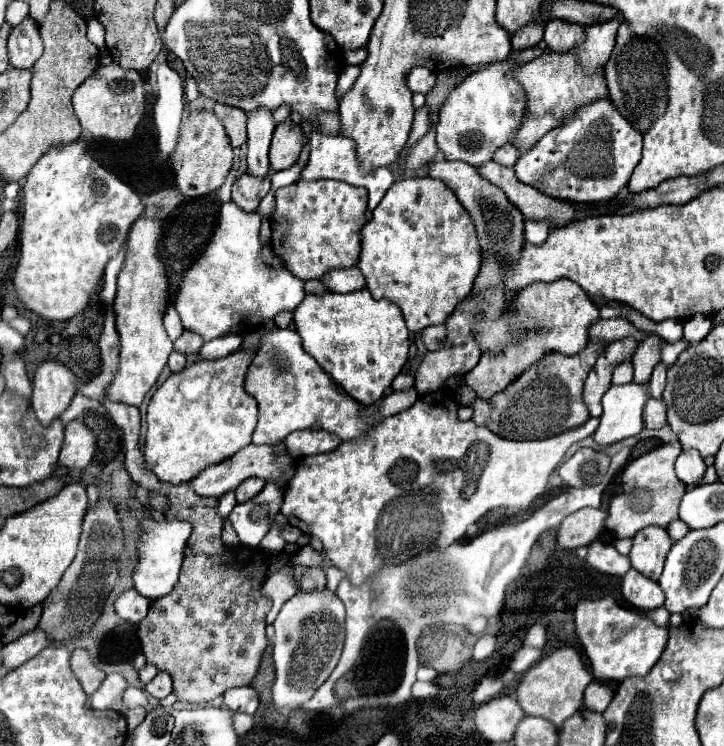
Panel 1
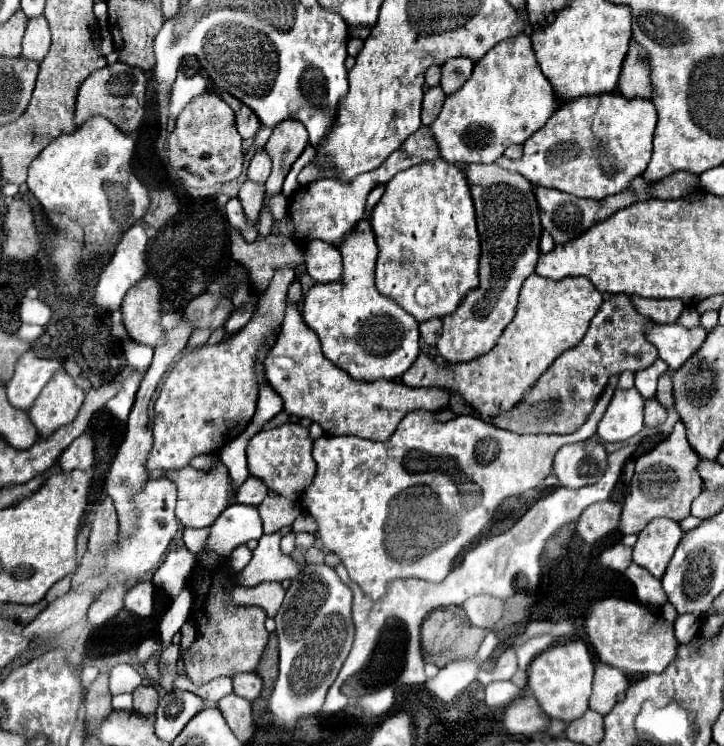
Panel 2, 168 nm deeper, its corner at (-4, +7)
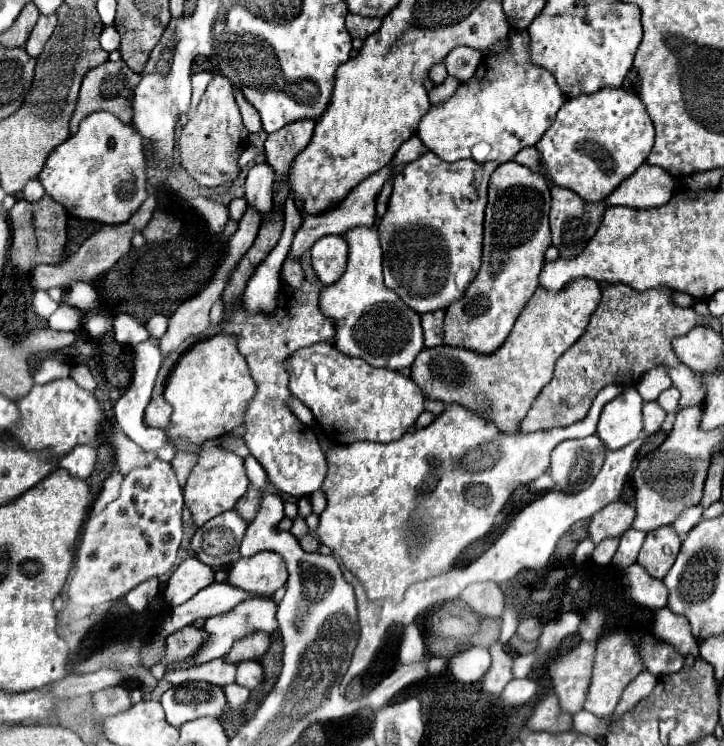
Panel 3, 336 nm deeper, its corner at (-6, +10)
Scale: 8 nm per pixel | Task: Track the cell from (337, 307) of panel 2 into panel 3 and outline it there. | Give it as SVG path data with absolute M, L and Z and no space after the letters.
M356 226L344 234L344 240L348 242L348 266L342 278L330 286L324 286L320 290L320 312L330 318L336 326L334 346L350 356L350 358L364 358L374 368L390 368L390 370L402 370L412 366L414 358L424 348L422 338L422 326L420 316L406 306L392 290L388 290L382 282L382 248L380 238L376 232L376 226Z

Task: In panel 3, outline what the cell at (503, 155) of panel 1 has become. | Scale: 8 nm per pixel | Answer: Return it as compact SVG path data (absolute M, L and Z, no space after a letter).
M524 148L524 150L520 150L520 152L514 156L514 160L516 160L518 164L522 164L522 166L532 168L534 172L542 172L542 166L540 166L536 148Z

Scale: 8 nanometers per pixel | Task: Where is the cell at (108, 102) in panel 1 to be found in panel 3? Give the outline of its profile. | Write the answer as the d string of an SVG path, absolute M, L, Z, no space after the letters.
M118 60L118 62L104 62L96 68L92 68L86 76L84 76L84 82L82 82L82 88L80 88L80 96L78 96L78 104L76 104L76 110L74 110L74 116L70 120L70 132L76 134L78 130L78 124L80 120L86 116L86 114L92 114L92 112L98 112L98 110L106 110L106 112L112 112L116 118L120 118L122 122L126 124L132 124L132 94L134 94L134 88L140 84L140 74L132 72L124 60Z

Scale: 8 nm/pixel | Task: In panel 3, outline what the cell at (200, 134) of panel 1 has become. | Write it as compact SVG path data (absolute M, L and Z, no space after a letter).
M216 74L210 80L198 108L188 114L188 122L180 130L178 138L180 164L198 186L216 188L232 182L240 174L238 158L246 146L248 146L248 132L244 130L240 110L234 102L232 84L222 74Z

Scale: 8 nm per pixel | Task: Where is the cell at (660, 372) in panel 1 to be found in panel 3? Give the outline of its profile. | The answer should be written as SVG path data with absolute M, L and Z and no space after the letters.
M672 386L668 390L664 390L660 396L658 396L658 404L666 410L666 412L676 412L678 410L678 400L680 400L680 392Z

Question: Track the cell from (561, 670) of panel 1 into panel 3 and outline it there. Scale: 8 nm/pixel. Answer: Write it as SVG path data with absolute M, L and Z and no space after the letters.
M582 640L578 646L548 664L552 690L558 696L562 712L566 714L576 714L584 706L584 698L588 694L592 678L594 652L596 644Z

